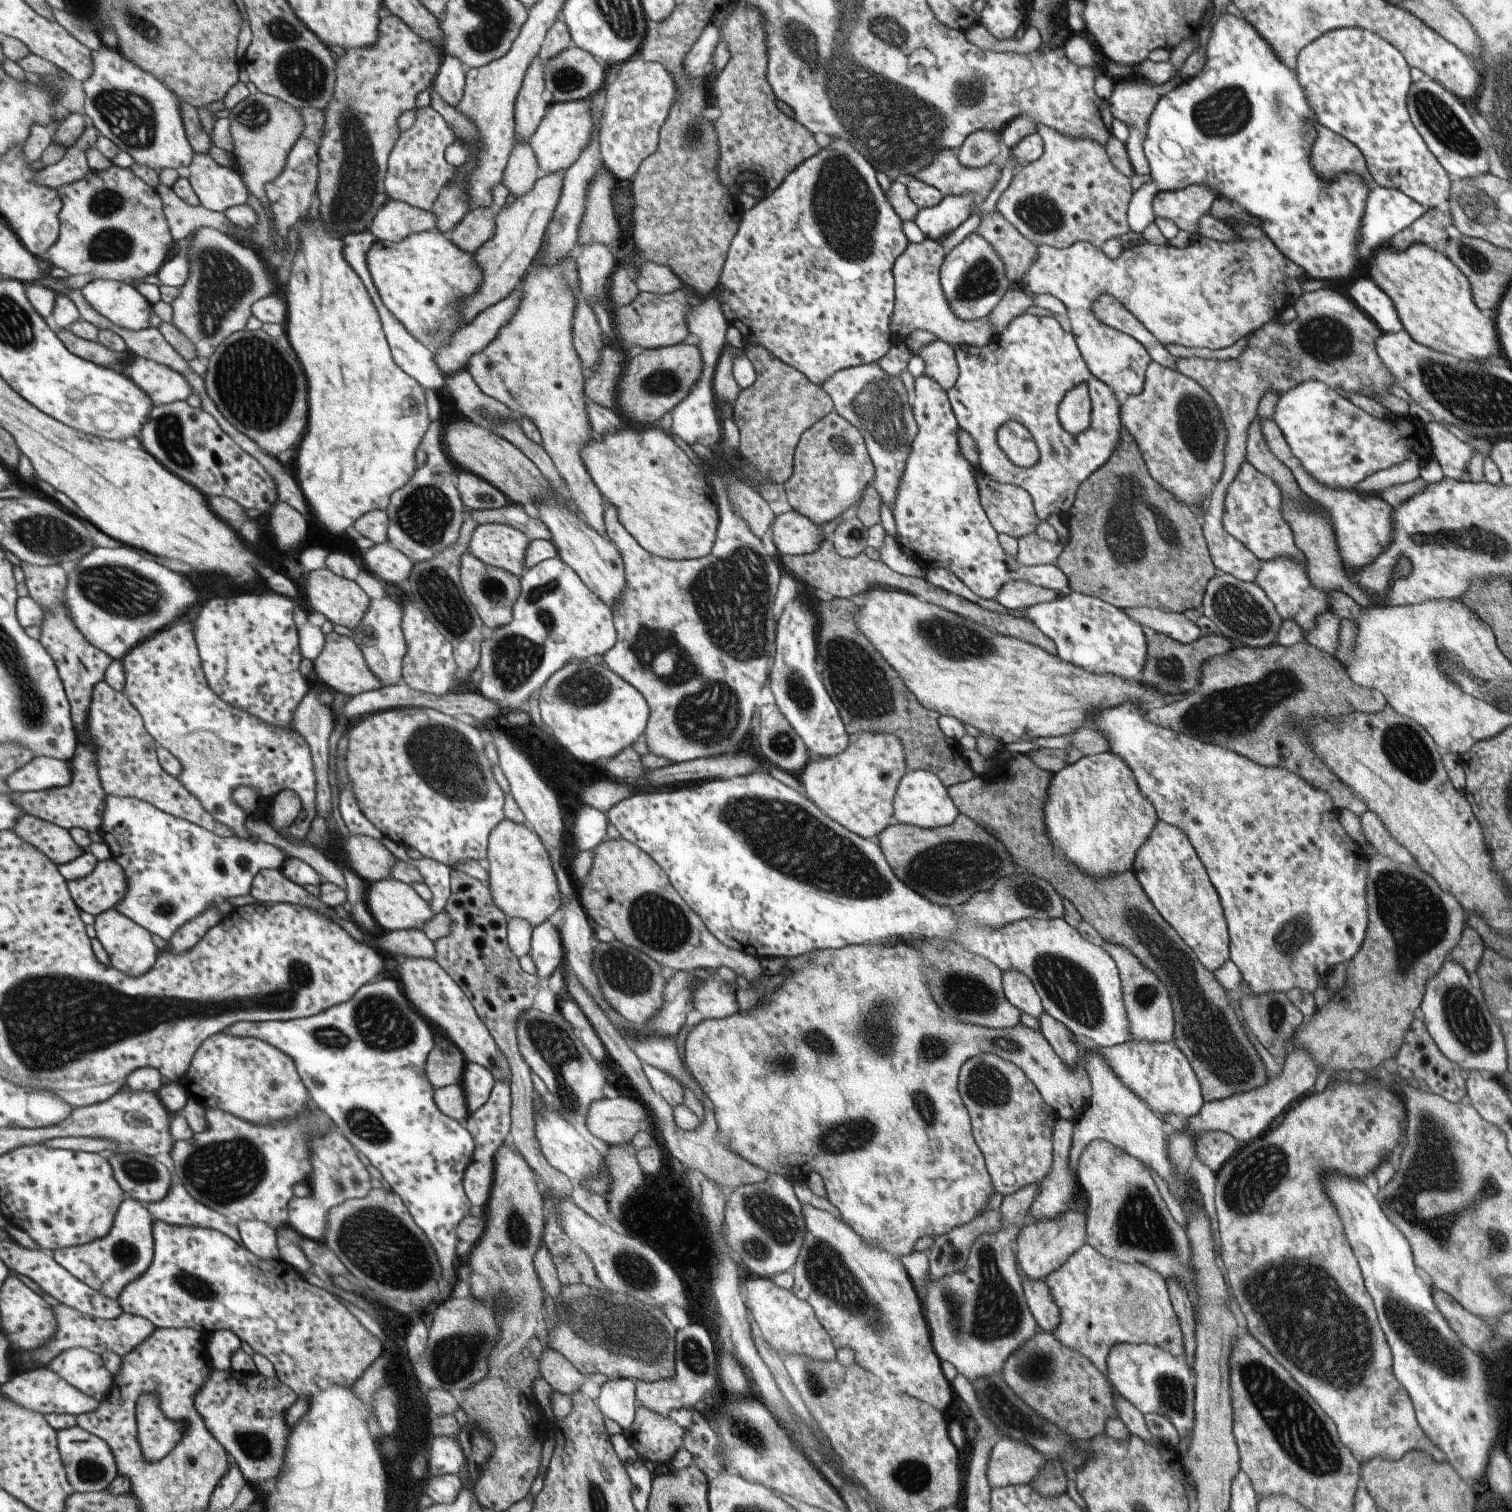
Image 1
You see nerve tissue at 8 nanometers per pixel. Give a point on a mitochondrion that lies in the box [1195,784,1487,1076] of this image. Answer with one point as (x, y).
(1409, 907)

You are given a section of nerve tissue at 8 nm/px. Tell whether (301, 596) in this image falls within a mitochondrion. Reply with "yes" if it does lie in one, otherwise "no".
no

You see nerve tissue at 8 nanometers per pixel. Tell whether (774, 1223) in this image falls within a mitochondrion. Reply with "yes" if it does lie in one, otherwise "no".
yes

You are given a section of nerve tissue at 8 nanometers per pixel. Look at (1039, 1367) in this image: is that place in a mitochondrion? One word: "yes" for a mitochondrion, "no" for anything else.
yes

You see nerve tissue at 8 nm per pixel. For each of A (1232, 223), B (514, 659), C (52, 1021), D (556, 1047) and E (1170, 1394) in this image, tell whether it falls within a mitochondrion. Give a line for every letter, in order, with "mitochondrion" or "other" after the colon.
A: other
B: mitochondrion
C: mitochondrion
D: mitochondrion
E: mitochondrion

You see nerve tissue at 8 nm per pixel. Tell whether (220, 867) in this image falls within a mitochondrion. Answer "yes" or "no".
no

